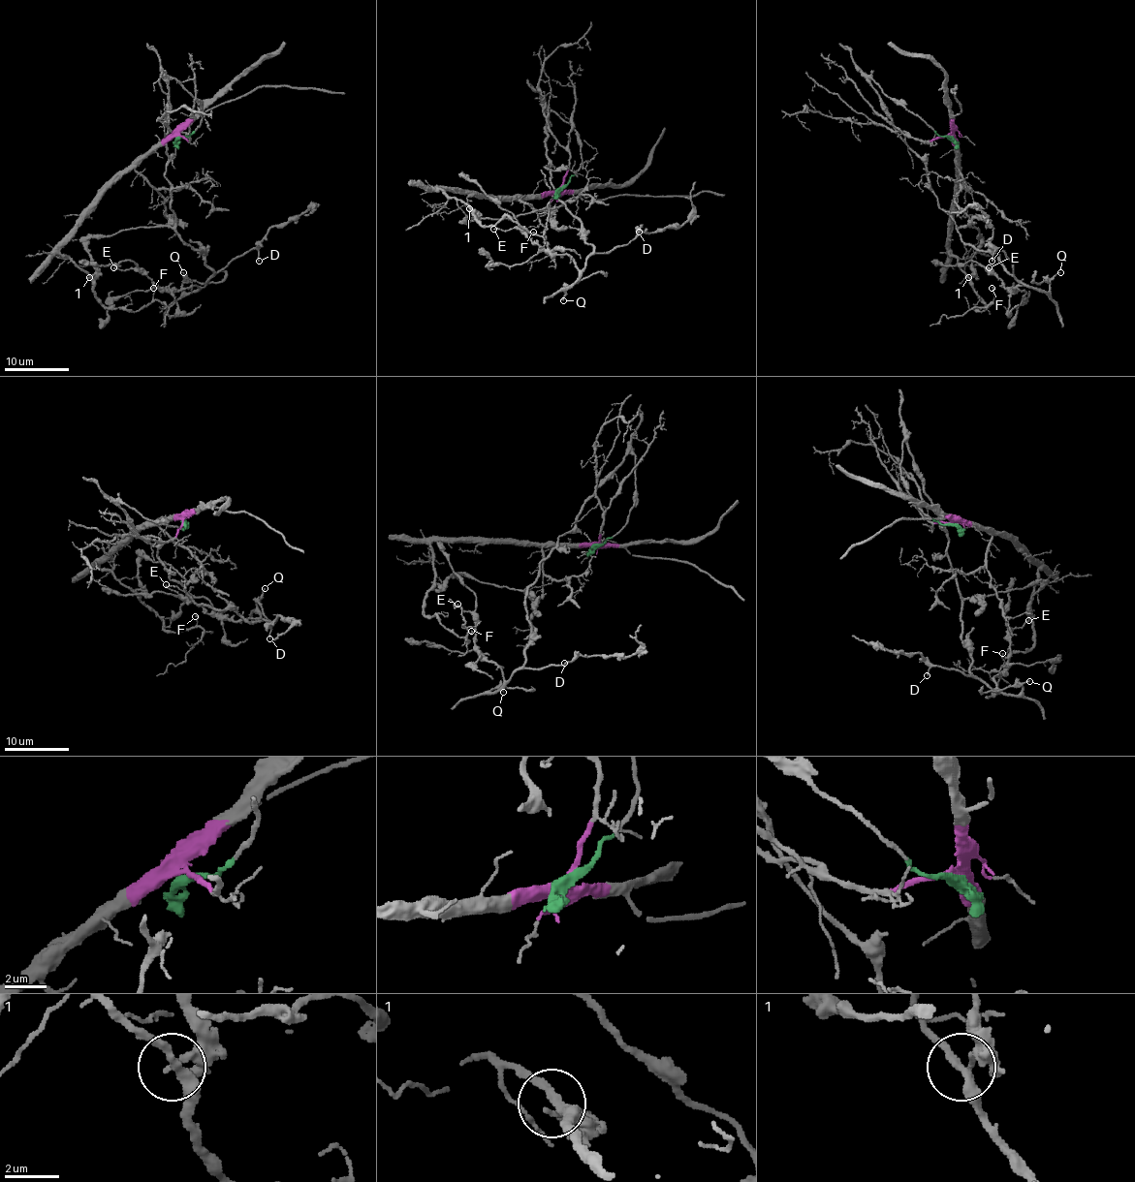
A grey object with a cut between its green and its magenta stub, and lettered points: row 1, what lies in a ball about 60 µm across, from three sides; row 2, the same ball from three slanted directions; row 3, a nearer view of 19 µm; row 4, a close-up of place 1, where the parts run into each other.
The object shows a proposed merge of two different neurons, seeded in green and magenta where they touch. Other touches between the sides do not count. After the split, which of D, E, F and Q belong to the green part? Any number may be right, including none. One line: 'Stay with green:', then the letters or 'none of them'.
Stay with green: D, E, Q

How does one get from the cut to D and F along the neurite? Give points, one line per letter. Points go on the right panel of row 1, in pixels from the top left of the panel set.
D: (948, 136), (870, 79), (956, 231), (1011, 274), (999, 248), (992, 262)
F: (948, 136), (954, 140), (958, 179), (949, 250), (987, 306), (977, 310), (982, 311), (994, 298), (992, 287)

